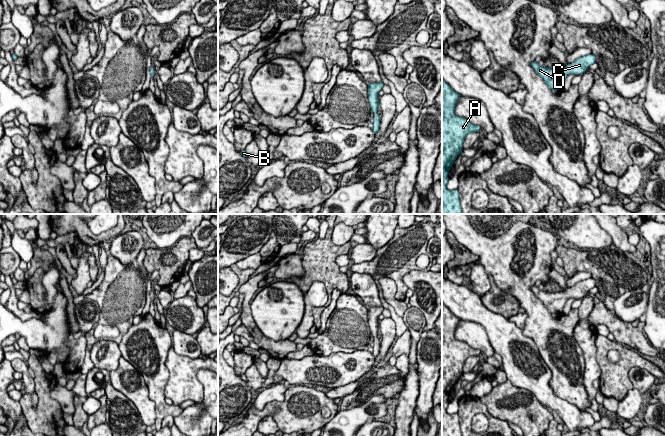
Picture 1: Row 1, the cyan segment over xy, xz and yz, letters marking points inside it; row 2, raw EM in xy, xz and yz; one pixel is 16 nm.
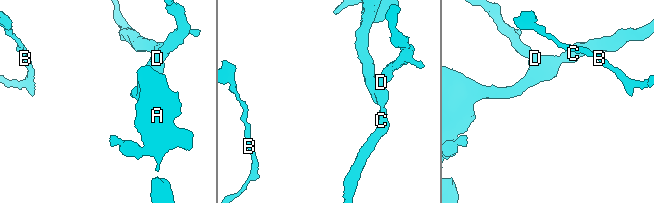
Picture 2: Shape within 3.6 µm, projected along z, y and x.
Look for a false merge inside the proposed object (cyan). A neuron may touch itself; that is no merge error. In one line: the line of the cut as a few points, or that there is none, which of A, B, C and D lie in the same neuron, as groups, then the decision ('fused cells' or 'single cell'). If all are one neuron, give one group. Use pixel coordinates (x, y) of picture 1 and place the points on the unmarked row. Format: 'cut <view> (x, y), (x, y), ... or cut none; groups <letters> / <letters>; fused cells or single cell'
cut none; groups A B C D; single cell

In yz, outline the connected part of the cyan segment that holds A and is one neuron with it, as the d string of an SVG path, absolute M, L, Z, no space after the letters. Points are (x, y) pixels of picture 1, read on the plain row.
M442 303L442 436L462 436L458 413L447 413L448 398L463 374L465 361L481 354L480 350L455 339L460 320Z

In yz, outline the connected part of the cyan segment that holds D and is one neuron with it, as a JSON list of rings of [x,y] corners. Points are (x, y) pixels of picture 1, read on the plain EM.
[[[594,278],[585,279],[577,282],[565,292],[547,292],[540,290],[536,285],[531,287],[535,296],[543,303],[549,313],[559,314],[563,313],[566,301],[570,298],[583,298],[592,288],[596,287],[596,280]]]

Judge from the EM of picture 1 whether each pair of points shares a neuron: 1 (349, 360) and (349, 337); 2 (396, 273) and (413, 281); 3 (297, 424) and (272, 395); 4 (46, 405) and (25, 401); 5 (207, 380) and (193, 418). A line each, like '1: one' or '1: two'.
1: two
2: two
3: two
4: one
5: one

